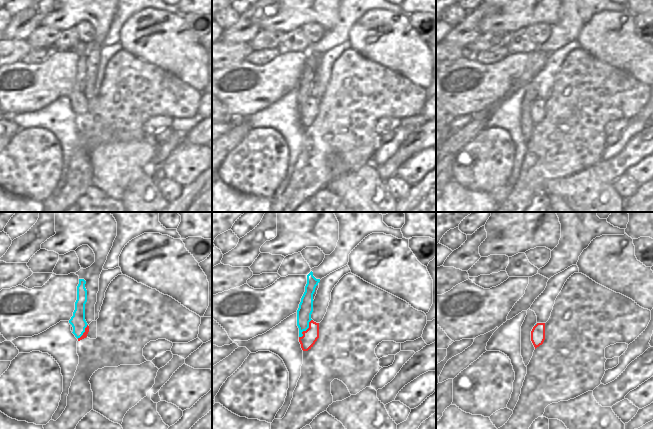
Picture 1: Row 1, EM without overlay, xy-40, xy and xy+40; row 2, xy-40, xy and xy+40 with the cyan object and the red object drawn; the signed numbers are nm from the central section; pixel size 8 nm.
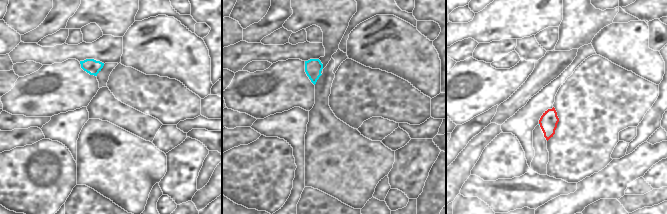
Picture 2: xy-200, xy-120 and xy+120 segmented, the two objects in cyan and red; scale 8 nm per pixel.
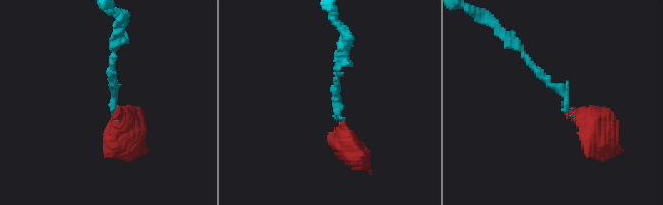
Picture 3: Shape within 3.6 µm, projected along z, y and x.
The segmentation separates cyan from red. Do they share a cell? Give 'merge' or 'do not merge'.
do not merge

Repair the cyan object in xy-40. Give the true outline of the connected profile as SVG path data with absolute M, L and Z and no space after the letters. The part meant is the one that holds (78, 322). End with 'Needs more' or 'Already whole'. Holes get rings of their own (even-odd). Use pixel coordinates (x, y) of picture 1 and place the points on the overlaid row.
M79 279L79 284L77 286L77 300L75 302L75 310L73 316L69 320L69 323L73 327L73 334L78 339L85 332L87 327L87 322L85 320L85 304L87 302L87 290L85 288L86 281L84 279Z. Already whole.

